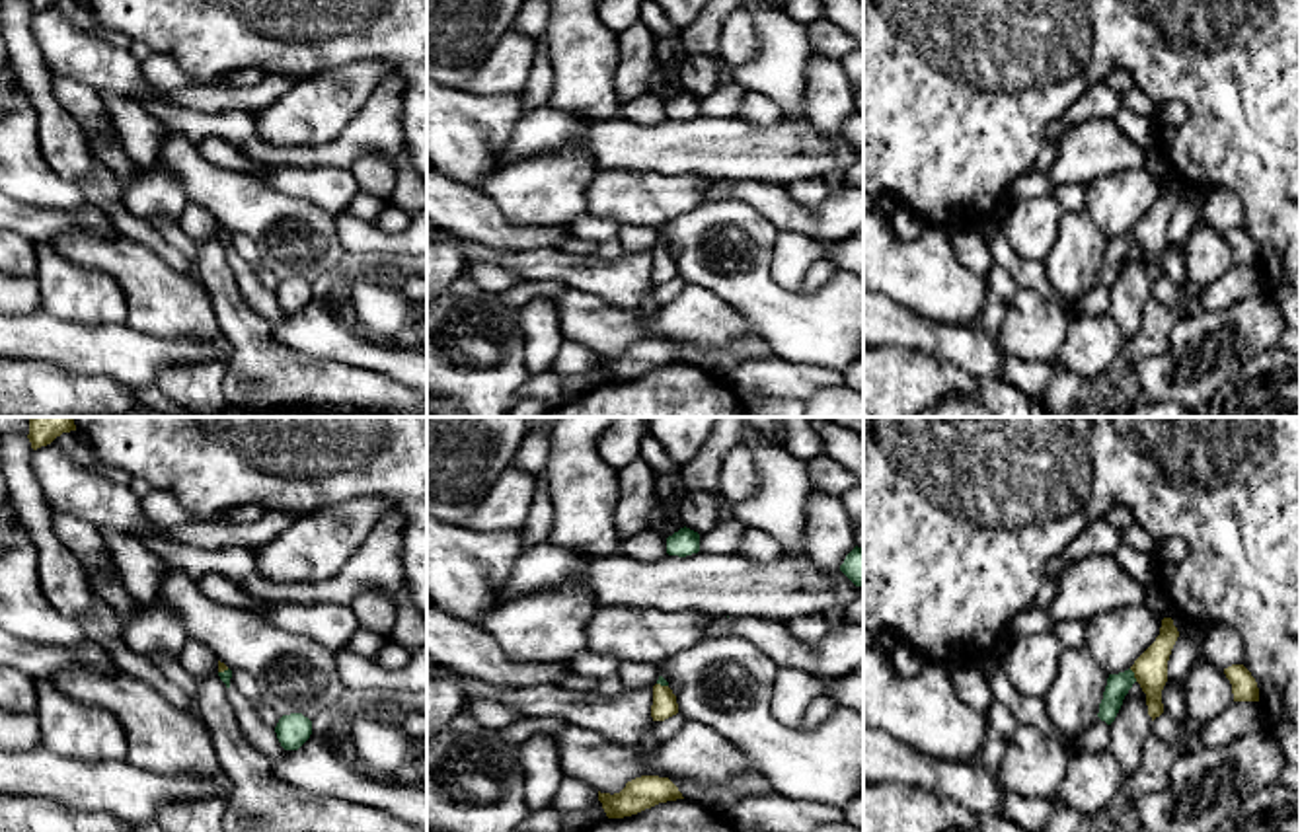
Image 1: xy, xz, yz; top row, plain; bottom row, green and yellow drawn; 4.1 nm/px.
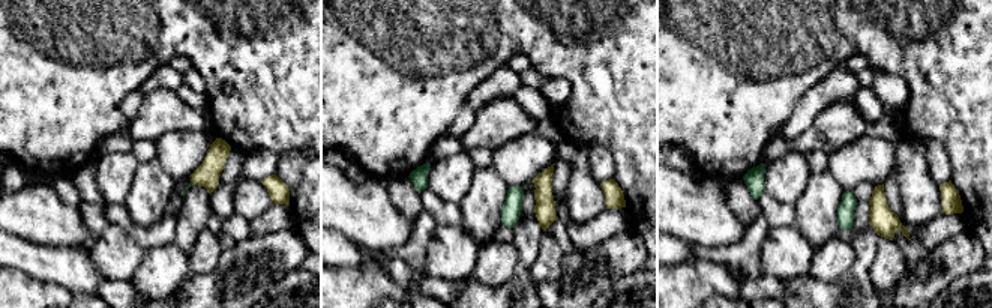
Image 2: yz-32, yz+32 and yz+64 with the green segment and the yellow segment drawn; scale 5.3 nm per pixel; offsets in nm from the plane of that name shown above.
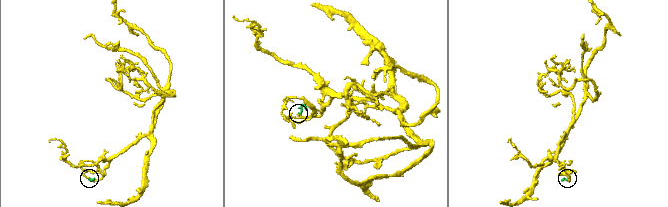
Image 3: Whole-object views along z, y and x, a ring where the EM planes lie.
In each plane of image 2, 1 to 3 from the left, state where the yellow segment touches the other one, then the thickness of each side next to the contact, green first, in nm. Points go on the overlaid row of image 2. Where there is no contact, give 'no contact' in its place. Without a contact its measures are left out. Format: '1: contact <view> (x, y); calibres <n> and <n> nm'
1: no contact
2: no contact
3: no contact

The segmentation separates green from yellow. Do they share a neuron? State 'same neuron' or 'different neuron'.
same neuron

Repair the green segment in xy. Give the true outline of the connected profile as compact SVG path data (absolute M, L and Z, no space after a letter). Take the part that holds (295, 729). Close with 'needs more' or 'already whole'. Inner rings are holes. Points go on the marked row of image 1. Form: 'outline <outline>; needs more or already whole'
outline M302 713L283 715L275 733L285 750L298 750L312 735L312 721Z; already whole

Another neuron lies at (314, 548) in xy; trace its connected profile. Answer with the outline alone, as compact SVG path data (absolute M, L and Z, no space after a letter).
M357 497L300 516L277 538L251 548L257 571L277 585L318 585L335 577L372 528L394 512L388 499Z

